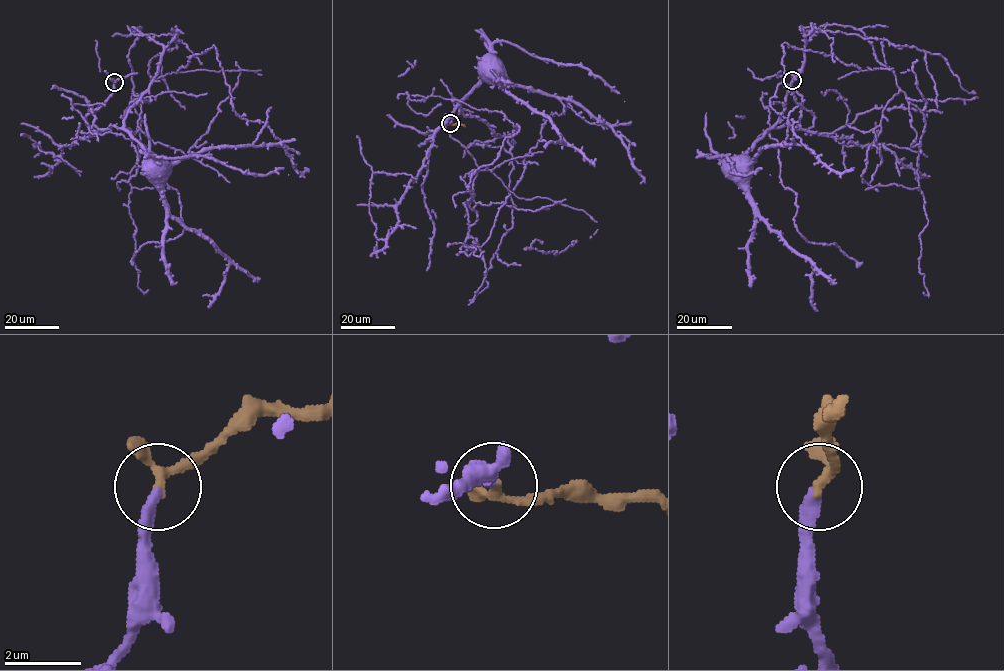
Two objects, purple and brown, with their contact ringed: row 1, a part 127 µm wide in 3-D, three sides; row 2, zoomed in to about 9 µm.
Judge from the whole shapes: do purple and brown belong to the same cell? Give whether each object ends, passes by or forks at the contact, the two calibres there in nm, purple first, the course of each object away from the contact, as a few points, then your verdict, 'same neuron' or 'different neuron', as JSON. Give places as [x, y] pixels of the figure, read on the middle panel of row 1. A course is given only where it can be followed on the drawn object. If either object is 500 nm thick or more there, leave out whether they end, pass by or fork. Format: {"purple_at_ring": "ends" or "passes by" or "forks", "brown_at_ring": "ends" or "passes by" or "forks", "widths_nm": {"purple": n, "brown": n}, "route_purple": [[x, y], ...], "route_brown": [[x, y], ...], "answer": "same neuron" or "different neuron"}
{"purple_at_ring": "ends", "brown_at_ring": "passes by", "widths_nm": {"purple": 320, "brown": 200}, "route_purple": [[450, 123], [442, 125], [422, 144], [482, 79], [481, 70]], "route_brown": [[450, 123], [465, 126]], "answer": "same neuron"}

